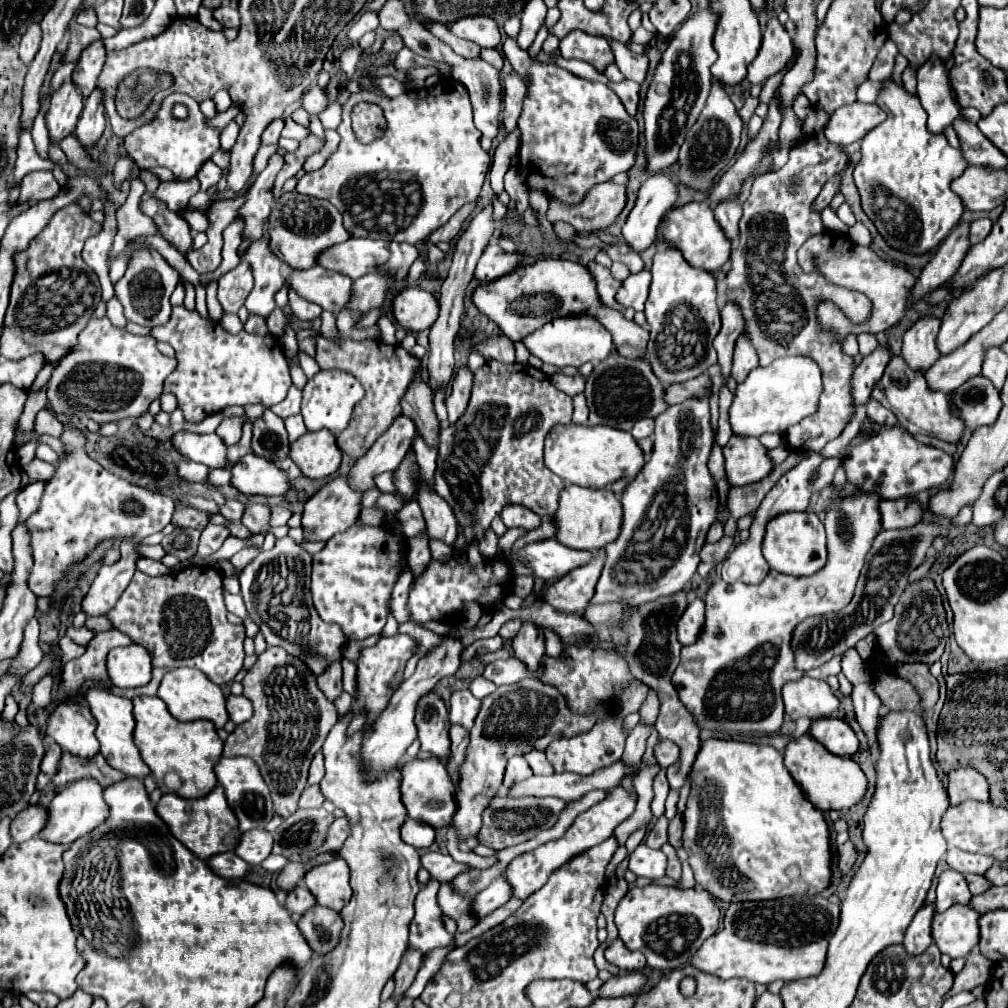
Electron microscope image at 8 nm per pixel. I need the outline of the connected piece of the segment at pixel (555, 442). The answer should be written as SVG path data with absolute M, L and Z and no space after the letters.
M557 424L545 440L545 466L569 484L587 488L605 488L615 480L629 476L635 478L643 468L643 450L629 432L609 426L587 426L587 424Z

